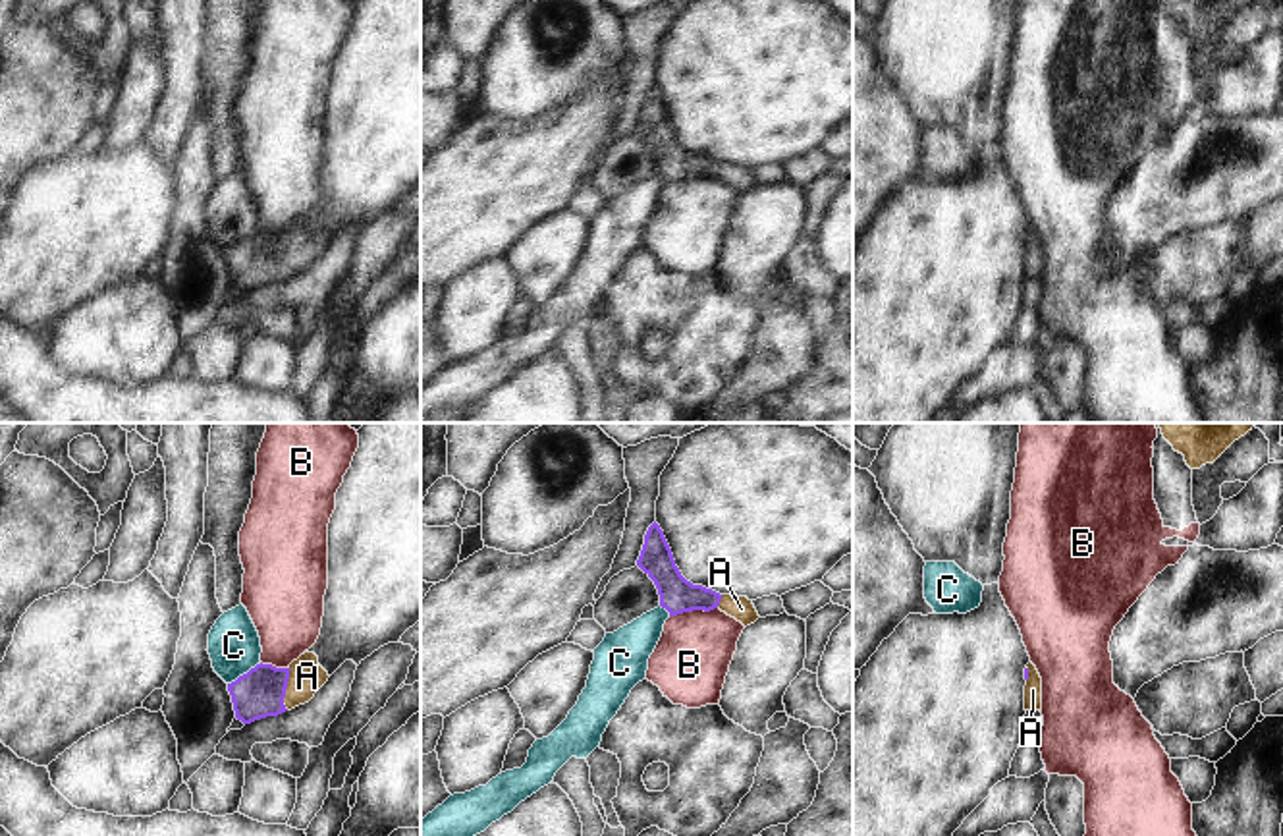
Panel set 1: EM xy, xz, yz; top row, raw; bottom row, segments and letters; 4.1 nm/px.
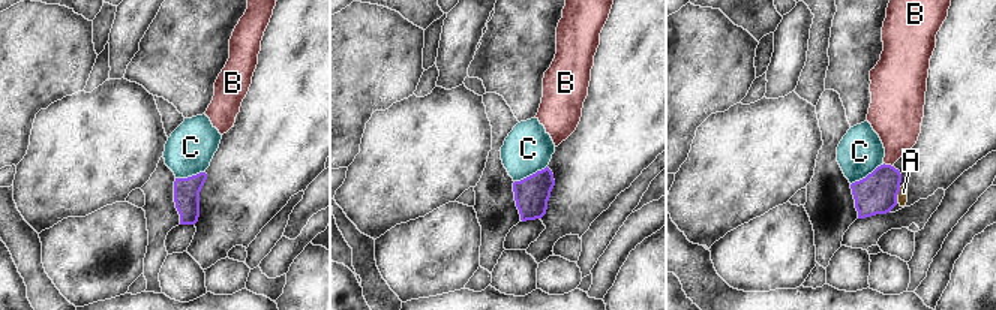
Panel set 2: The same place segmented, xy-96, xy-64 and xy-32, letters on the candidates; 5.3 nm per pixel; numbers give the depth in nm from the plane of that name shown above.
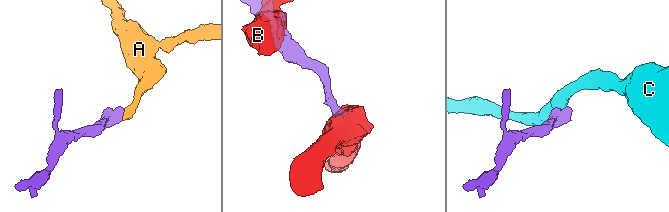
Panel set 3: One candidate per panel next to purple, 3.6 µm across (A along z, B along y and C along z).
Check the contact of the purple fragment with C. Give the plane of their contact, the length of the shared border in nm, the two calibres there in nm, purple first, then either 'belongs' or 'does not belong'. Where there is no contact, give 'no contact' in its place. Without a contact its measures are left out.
xy | 170 nm | 200/220 nm | does not belong

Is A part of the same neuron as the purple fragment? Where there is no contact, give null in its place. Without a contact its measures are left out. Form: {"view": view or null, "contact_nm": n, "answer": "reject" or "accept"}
{"view": "xy", "contact_nm": 180, "answer": "accept"}

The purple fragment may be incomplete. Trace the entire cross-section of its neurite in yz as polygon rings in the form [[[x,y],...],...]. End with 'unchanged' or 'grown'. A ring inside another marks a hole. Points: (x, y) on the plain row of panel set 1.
[[[1032,230],[1024,236],[1024,278],[1042,278],[1042,245]]] | grown

